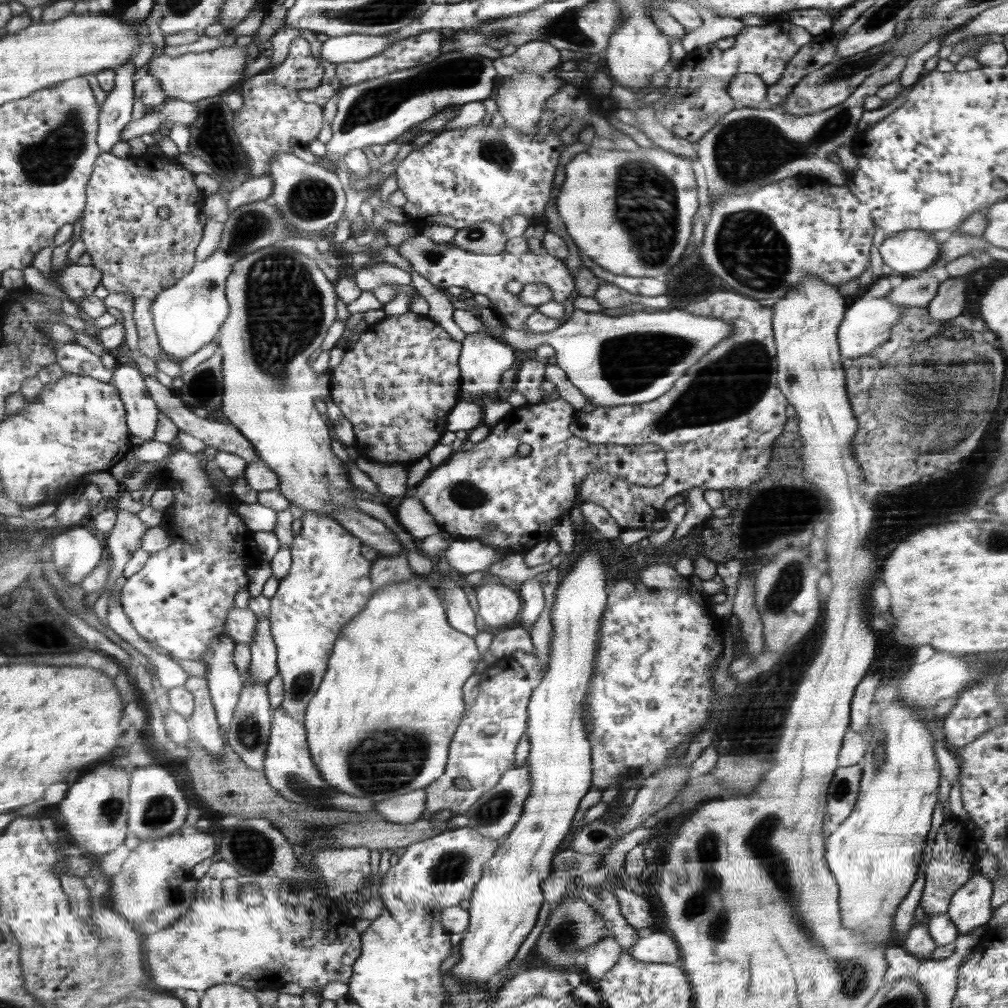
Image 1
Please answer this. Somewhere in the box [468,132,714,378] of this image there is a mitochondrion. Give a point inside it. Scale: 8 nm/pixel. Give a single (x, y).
(654, 211)

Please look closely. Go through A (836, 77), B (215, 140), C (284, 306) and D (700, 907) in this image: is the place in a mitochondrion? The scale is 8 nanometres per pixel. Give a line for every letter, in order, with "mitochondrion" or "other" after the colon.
A: mitochondrion
B: mitochondrion
C: mitochondrion
D: mitochondrion

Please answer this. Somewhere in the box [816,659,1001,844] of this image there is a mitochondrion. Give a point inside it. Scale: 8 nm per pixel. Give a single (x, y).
(841, 789)

